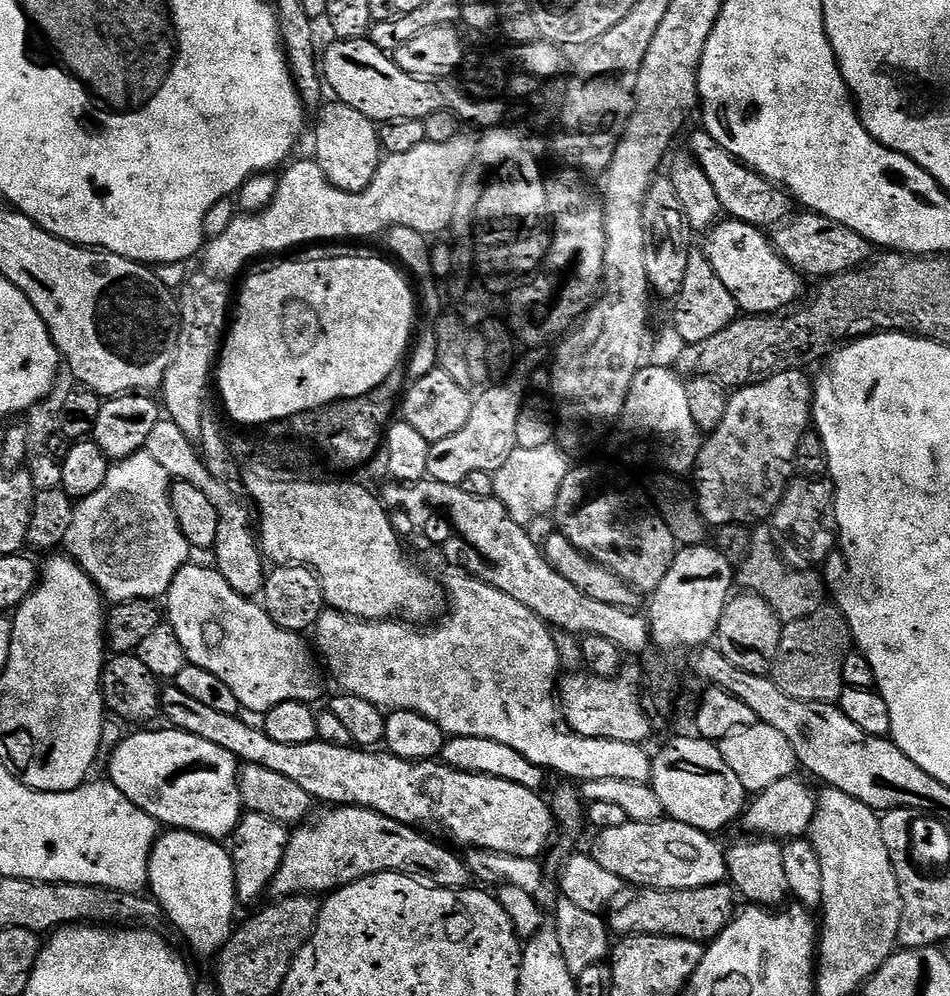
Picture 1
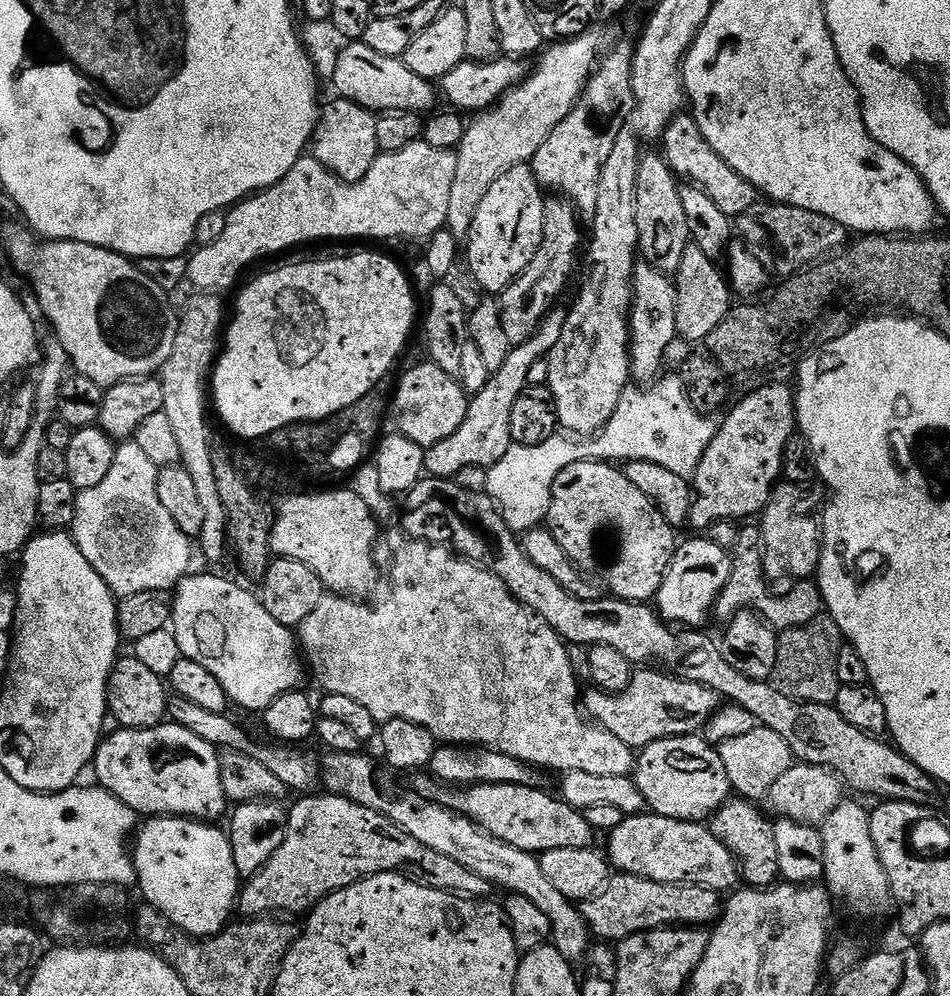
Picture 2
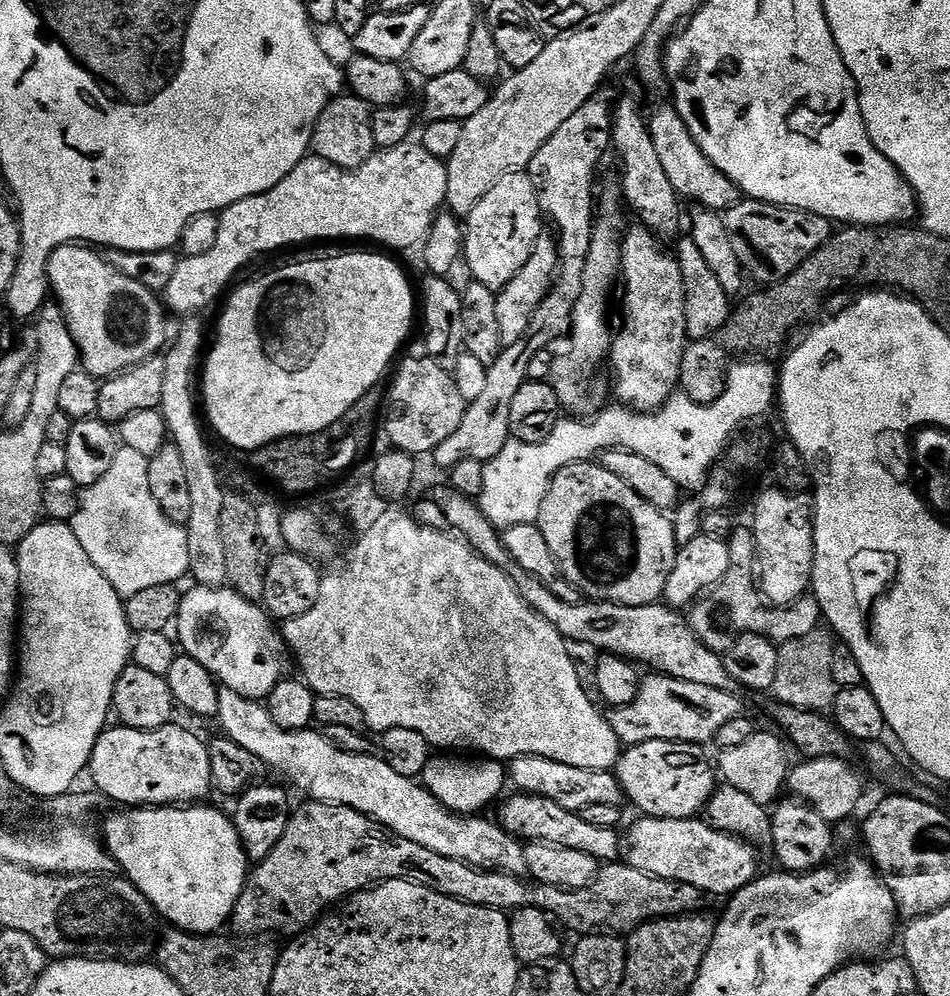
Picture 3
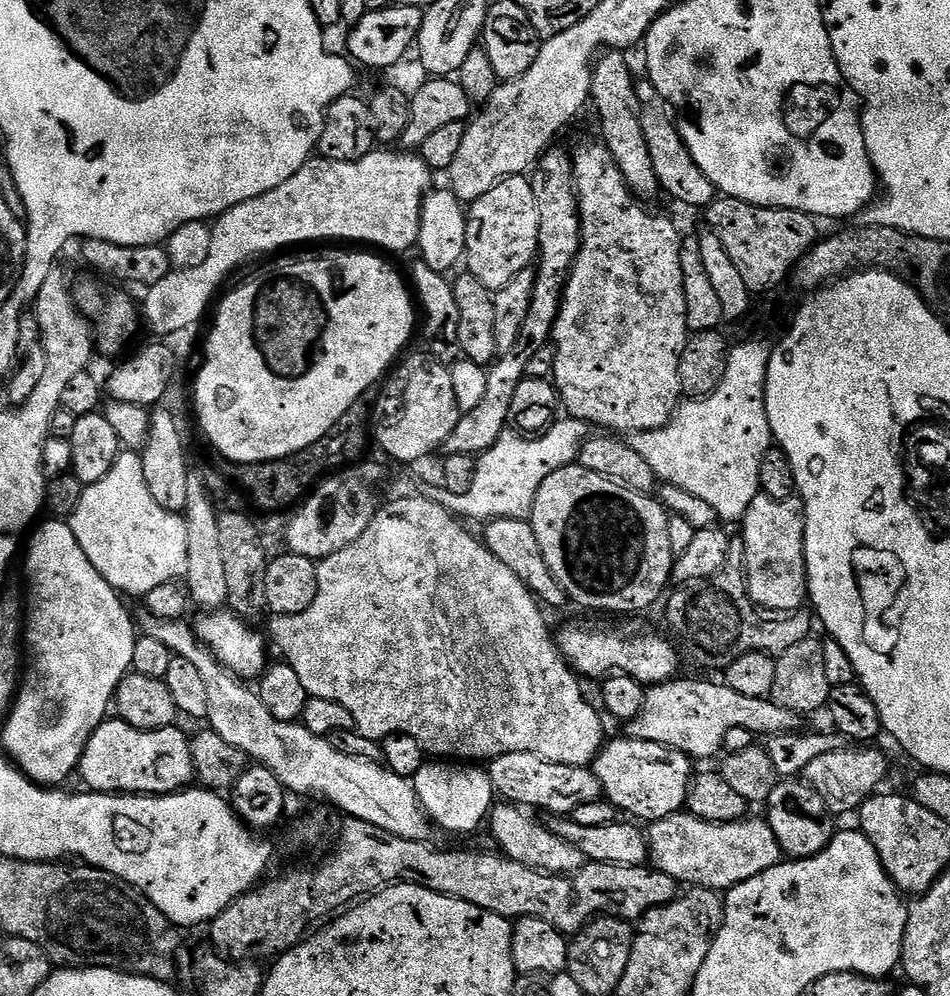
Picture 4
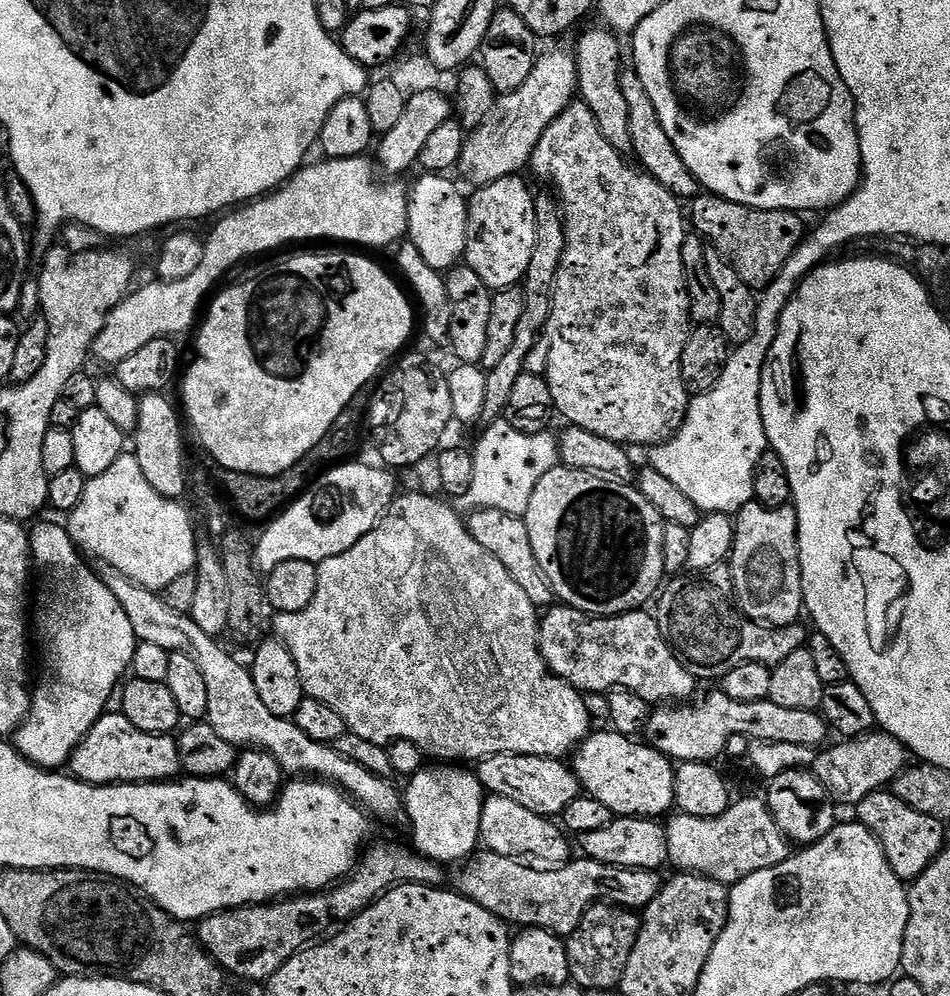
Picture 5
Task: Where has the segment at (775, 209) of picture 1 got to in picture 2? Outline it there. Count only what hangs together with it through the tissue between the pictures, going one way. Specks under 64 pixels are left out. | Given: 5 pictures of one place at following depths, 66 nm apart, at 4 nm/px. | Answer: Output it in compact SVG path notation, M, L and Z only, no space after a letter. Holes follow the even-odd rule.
M681 114L672 119L670 126L666 126L664 131L663 144L662 155L668 167L676 173L677 177L684 179L685 176L688 179L685 181L689 185L702 189L710 198L710 202L714 202L714 206L722 210L722 214L739 218L753 211L752 207L758 199L756 187L746 182L742 174L726 166L726 162L718 158L718 154L714 154L714 150L702 138L696 125L696 119L691 114Z

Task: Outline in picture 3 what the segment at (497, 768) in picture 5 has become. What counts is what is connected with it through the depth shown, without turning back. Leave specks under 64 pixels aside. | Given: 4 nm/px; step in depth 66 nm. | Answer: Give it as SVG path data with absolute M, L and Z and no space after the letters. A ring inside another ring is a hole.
M518 756L506 768L506 776L517 793L550 798L558 802L562 810L581 812L586 806L614 806L620 808L626 797L616 778L615 771L582 770L582 766L566 766L566 762L554 762L541 756Z

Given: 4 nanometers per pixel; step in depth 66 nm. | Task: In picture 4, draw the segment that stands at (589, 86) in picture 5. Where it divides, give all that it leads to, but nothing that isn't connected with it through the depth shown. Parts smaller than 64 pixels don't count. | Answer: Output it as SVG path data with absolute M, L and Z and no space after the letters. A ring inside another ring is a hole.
M608 50L592 65L591 107L596 107L596 116L600 119L600 132L604 147L610 150L622 178L628 184L633 196L649 202L662 189L658 174L654 174L654 161L650 159L650 150L646 146L646 134L642 134L640 121L640 103L636 97L637 77L632 76L632 68L623 51Z

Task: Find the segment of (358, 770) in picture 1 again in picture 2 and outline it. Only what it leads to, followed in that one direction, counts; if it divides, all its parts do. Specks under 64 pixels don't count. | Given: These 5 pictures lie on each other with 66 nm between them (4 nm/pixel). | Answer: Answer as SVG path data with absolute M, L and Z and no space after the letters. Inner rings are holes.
M173 695L168 701L167 719L173 724L190 730L190 734L198 734L202 742L210 742L210 746L224 752L241 752L254 757L258 762L262 762L262 766L266 766L266 770L270 770L270 774L276 775L278 782L282 782L285 789L292 791L293 788L296 794L312 794L317 791L322 780L322 764L319 759L315 760L312 756L294 752L292 750L295 749L286 746L271 748L268 744L255 744L248 737L247 730L230 717L231 715L228 714L213 714L211 710L206 710L203 706L198 706L195 702L189 702L178 695ZM428 774L417 775L415 780L414 792L417 796L466 817L494 839L500 839L518 850L539 854L563 848L593 847L594 829L590 822L586 822L584 813L570 807L559 795L552 793L551 796L551 791L533 788L531 783L473 784L453 790L451 787L441 786Z

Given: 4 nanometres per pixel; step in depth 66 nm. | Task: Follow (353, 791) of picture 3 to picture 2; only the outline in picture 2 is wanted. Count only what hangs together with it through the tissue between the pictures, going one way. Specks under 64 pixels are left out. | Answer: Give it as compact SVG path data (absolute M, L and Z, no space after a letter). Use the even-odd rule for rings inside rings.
M329 751L327 757L323 757L322 760L323 787L328 787L325 789L329 793L344 796L350 802L358 802L358 806L366 806L390 817L400 829L406 830L422 845L461 863L466 870L490 882L493 887L506 888L506 891L513 895L530 899L530 902L550 920L550 942L568 963L576 964L587 955L592 945L592 935L583 911L547 881L539 859L533 853L518 850L517 847L510 846L500 839L494 839L466 817L459 816L435 802L427 802L414 792L394 796L392 791L384 791L384 784L380 781L380 772L376 769L375 762L364 755Z

